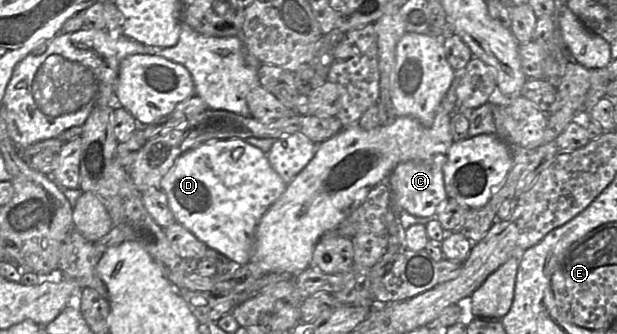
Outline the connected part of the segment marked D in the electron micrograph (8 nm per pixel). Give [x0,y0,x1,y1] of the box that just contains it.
[161,139,287,265]

